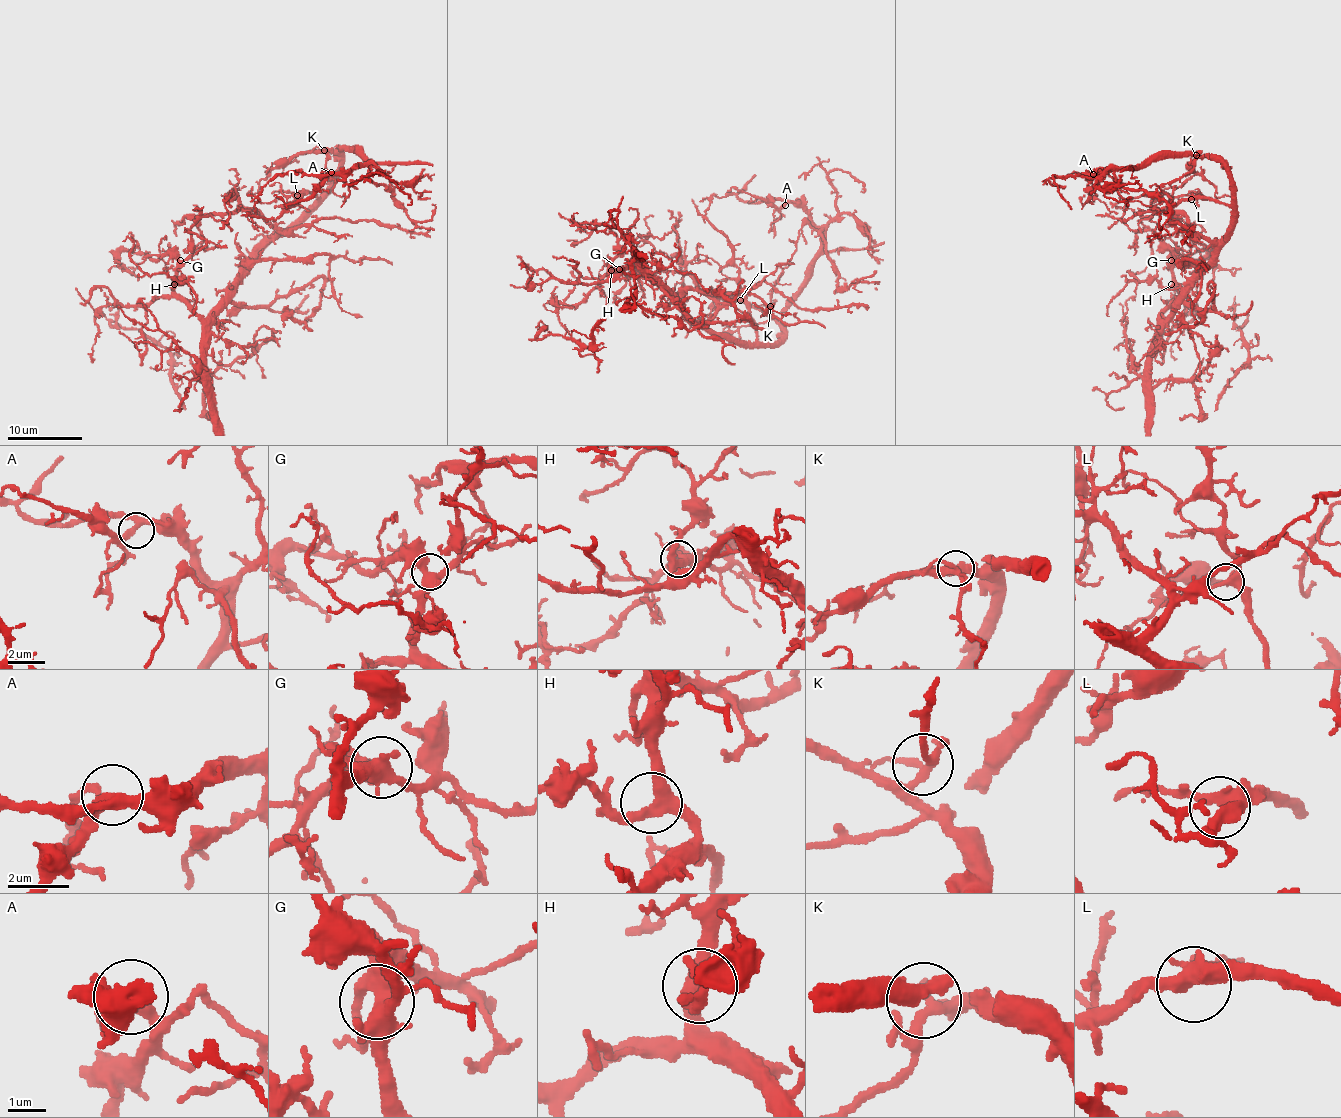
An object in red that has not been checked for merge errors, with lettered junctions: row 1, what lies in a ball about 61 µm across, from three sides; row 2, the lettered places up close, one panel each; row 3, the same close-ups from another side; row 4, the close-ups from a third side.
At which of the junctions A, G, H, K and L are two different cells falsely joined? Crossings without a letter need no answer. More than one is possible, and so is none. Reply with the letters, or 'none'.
none

